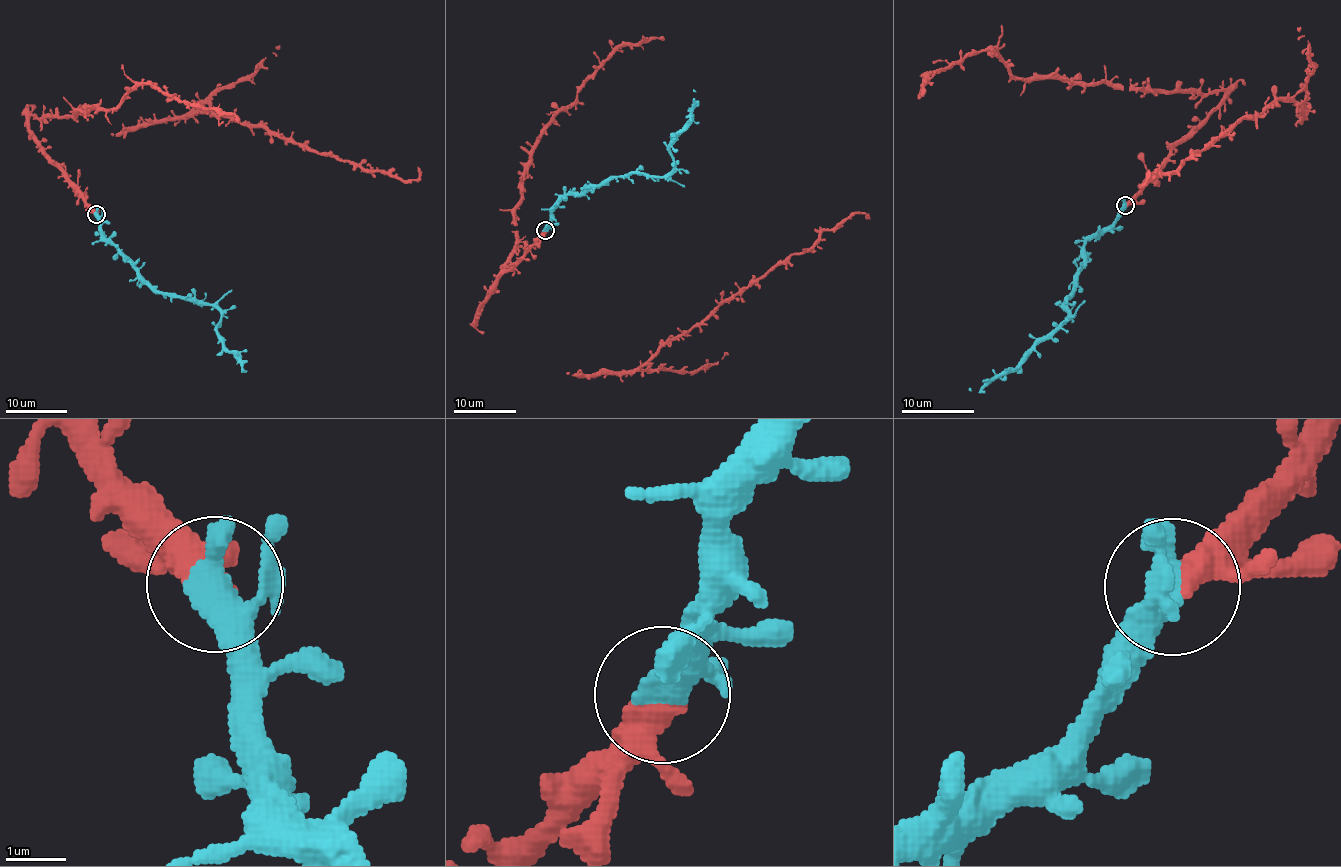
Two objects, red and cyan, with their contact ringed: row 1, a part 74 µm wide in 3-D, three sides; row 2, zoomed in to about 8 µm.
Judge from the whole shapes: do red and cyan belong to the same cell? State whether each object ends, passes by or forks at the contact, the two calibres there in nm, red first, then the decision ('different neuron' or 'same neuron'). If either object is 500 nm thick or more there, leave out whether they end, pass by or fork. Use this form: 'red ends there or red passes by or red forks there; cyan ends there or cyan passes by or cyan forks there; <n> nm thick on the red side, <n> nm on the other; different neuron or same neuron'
red passes by; cyan passes by; 360 nm thick on the red side, 440 nm on the other; same neuron

